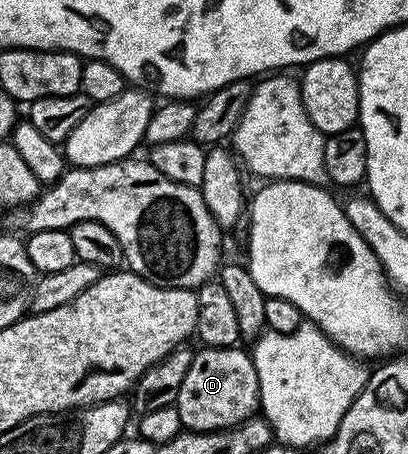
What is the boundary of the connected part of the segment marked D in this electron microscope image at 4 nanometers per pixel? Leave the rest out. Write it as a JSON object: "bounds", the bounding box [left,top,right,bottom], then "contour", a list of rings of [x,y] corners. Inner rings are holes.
{"bounds":[175,346,261,431],"contour":[[[240,346],[205,347],[194,354],[175,404],[184,430],[225,431],[258,414],[261,405],[259,377],[255,373],[252,354],[241,350]]]}

